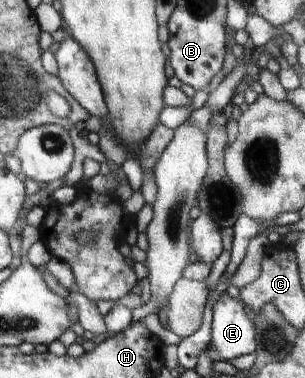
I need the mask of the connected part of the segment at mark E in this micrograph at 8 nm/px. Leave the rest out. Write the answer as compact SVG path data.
M223 293L213 306L211 348L221 356L221 361L231 360L243 354L255 352L255 329L244 310L245 305L227 293Z

